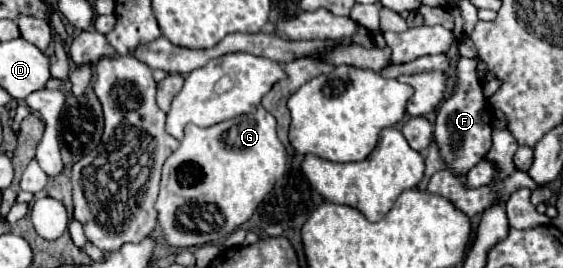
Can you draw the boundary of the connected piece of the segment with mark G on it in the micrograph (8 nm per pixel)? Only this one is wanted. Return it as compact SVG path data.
M259 106L251 114L243 114L209 128L189 124L181 146L165 160L161 176L161 192L155 204L157 222L163 238L171 248L189 248L223 242L235 228L245 224L263 198L273 190L275 182L285 174L285 148L277 138L275 118Z

